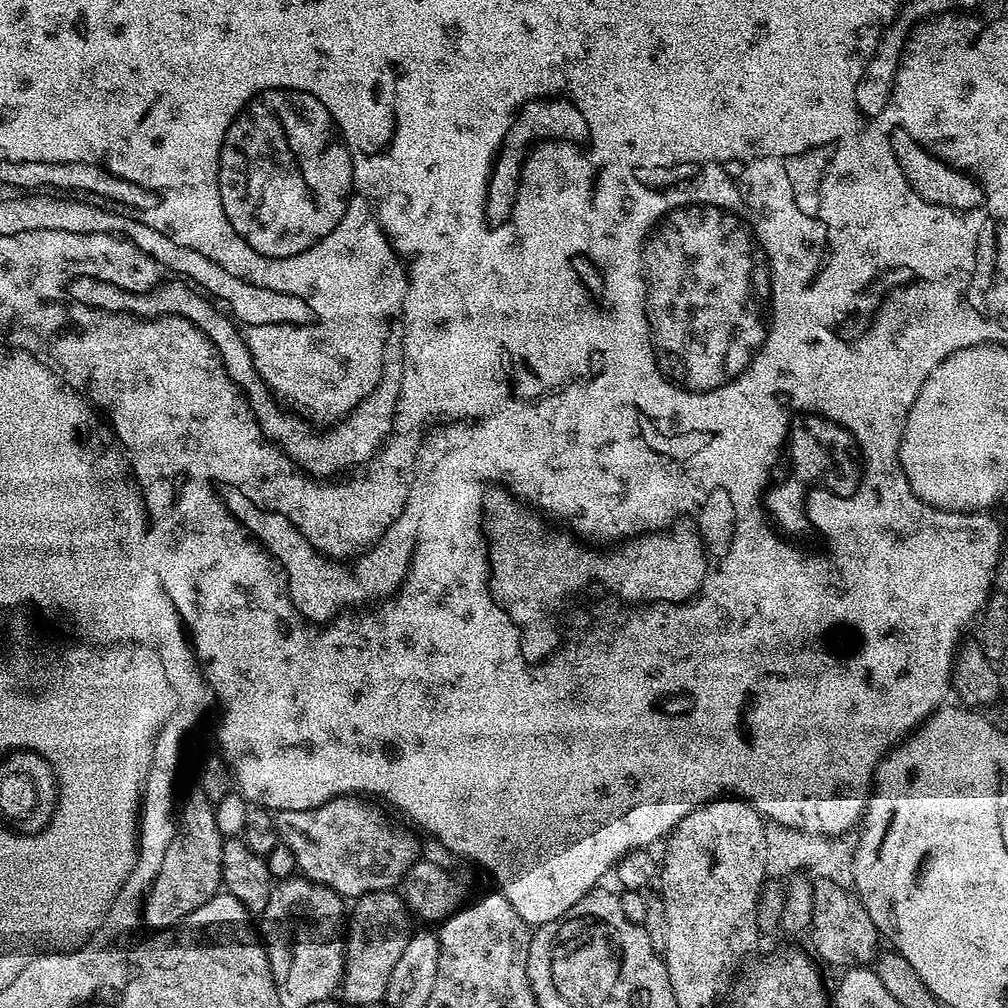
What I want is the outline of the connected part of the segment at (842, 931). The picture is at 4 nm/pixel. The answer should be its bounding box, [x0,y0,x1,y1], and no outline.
[814,884,882,970]

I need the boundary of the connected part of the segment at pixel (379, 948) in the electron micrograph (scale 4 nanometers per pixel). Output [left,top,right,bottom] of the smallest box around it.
[339,890,410,1004]

